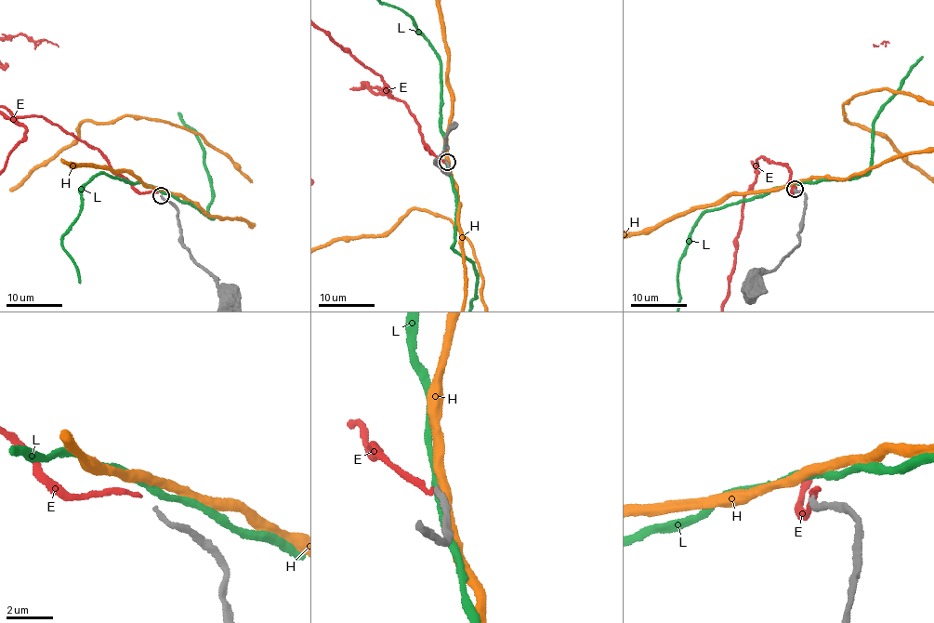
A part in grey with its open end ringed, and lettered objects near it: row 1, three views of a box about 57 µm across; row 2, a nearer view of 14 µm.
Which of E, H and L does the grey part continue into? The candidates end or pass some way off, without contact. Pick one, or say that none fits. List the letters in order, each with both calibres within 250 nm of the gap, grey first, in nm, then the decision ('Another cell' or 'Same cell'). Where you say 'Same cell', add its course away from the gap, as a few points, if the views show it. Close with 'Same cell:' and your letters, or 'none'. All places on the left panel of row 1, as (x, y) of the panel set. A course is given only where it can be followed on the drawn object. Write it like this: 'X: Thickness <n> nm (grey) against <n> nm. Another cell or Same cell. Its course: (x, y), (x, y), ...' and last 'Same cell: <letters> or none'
E: Thickness 200 nm (grey) against 190 nm. Same cell
H: Thickness 200 nm (grey) against 400 nm. Another cell
L: Thickness 200 nm (grey) against 280 nm. Another cell
Same cell: E

